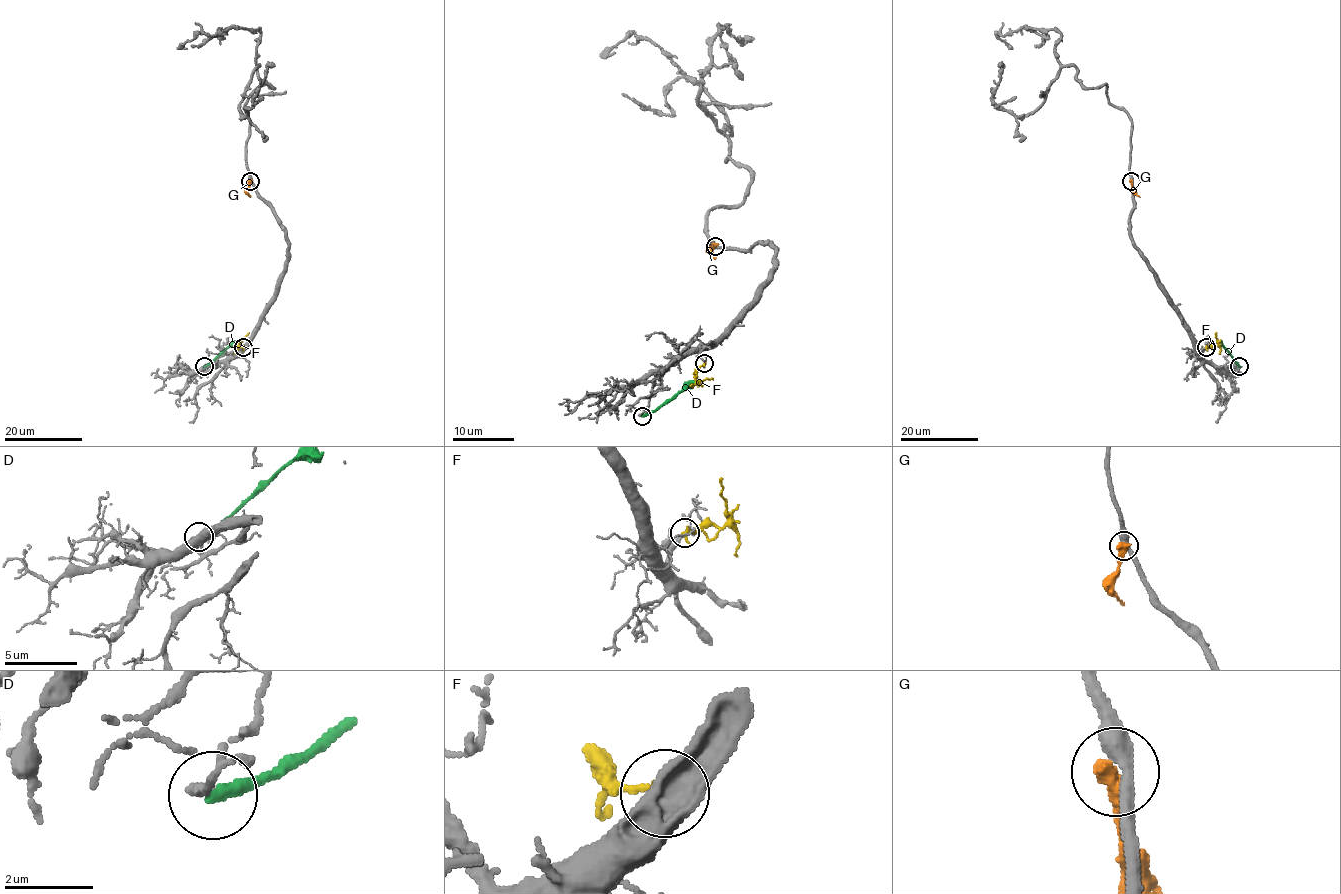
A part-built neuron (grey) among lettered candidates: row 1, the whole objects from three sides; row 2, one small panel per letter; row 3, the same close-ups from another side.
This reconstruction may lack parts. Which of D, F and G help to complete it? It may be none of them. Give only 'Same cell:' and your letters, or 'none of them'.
Same cell: none of them

